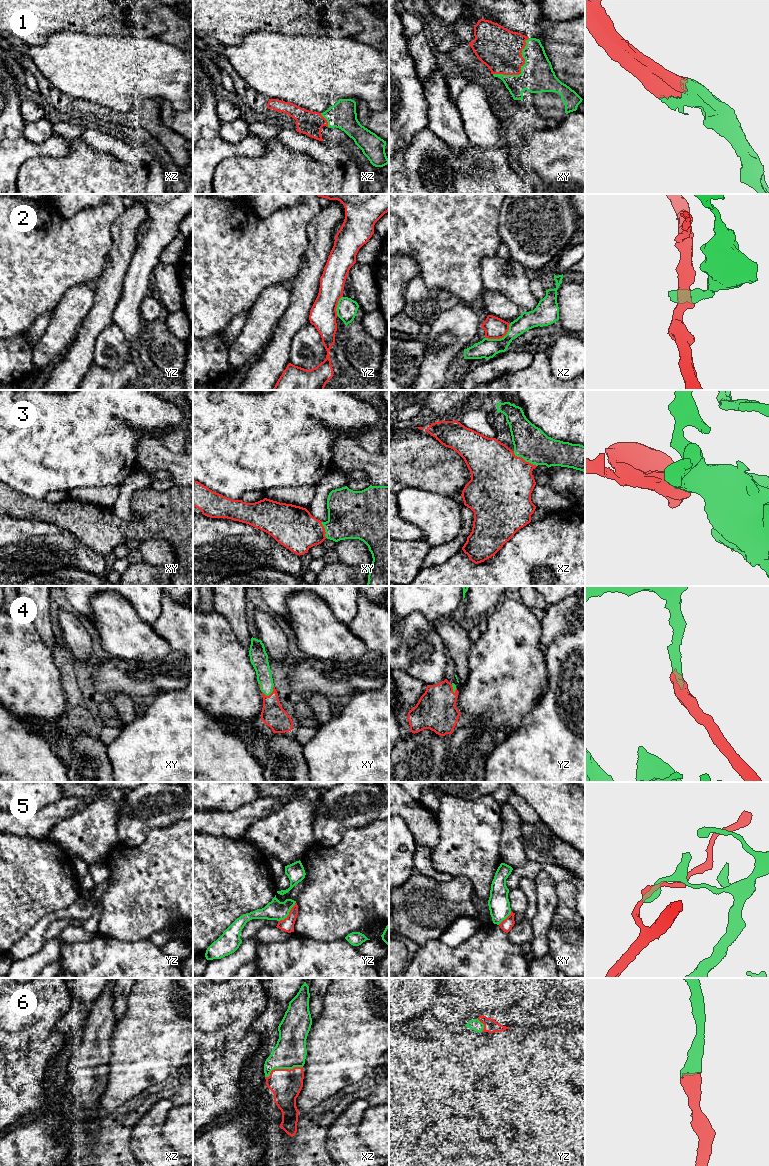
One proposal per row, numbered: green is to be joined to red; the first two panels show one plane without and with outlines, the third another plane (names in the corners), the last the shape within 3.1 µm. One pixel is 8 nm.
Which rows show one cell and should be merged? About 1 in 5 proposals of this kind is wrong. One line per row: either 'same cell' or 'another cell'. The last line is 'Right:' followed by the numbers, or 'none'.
1: same cell
2: another cell
3: same cell
4: same cell
5: another cell
6: same cell
Right: 1, 3, 4, 6

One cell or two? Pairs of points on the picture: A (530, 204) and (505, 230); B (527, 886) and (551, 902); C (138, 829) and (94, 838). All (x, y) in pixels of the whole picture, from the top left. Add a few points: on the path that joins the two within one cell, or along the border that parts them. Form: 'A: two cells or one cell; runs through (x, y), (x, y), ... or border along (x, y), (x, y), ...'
A: one cell; runs through (525, 210), (511, 224)
B: two cells; border along (533, 879), (536, 885), (537, 913), (535, 915)
C: two cells; border along (121, 810), (117, 822), (117, 842)

